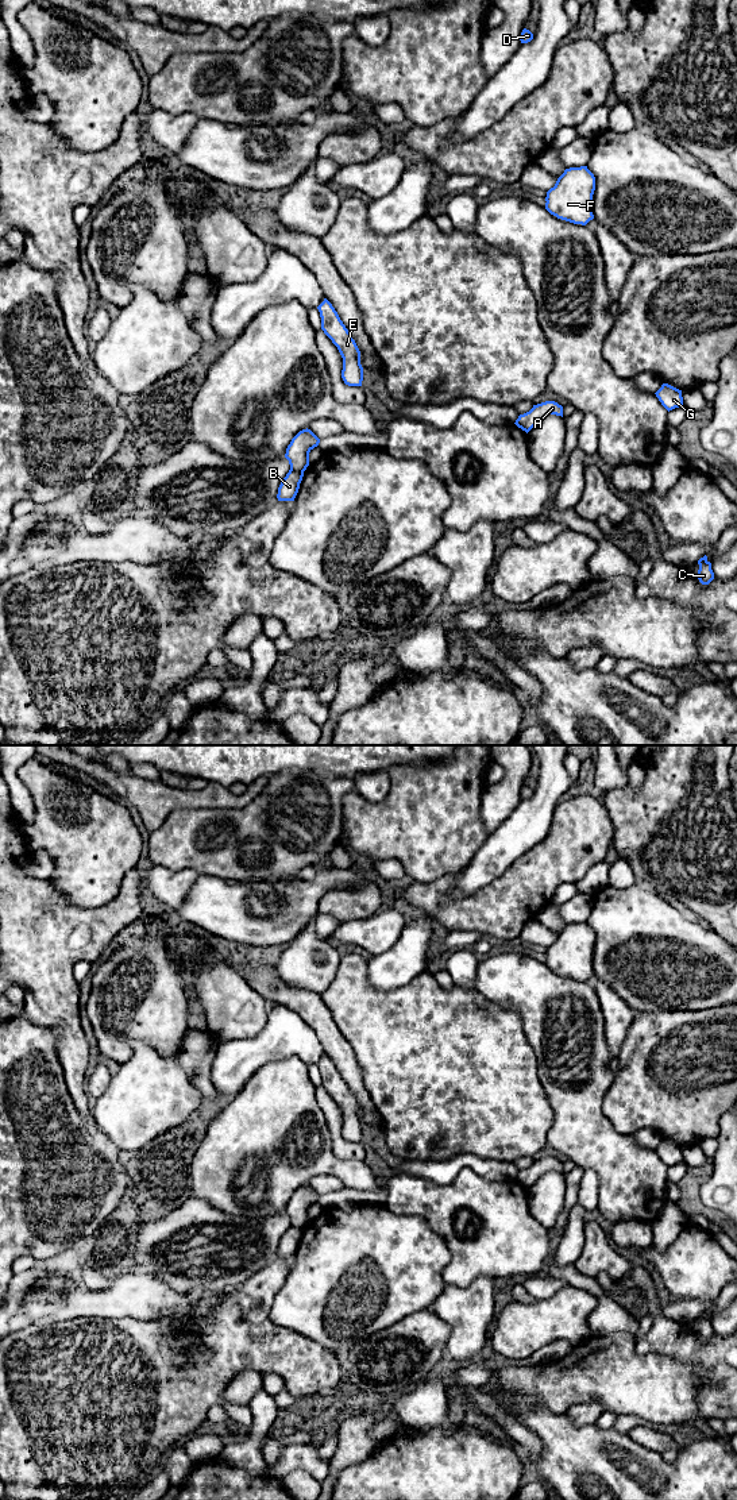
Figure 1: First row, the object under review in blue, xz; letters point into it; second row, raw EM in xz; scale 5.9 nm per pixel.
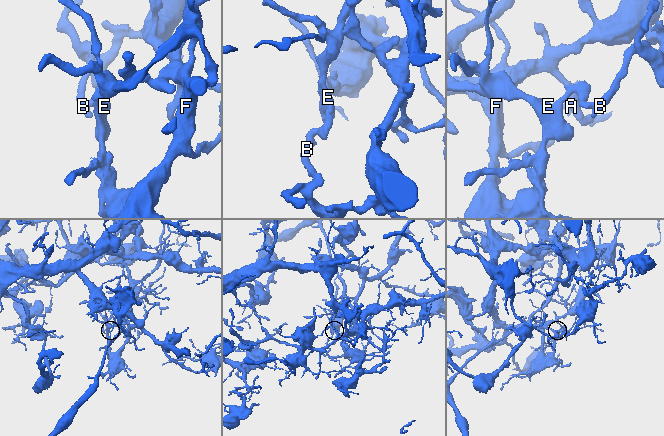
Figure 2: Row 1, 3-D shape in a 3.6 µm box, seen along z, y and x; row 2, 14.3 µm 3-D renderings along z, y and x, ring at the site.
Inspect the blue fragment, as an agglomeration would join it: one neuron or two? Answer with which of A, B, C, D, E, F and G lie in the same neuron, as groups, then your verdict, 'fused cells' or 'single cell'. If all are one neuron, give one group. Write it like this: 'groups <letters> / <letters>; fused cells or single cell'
groups A B C F G / D E; fused cells

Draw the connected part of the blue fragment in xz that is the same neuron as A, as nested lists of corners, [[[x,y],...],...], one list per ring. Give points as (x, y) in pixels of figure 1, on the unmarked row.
[[[545,1157],[533,1161],[529,1168],[520,1171],[514,1180],[528,1189],[533,1183],[536,1183],[544,1173],[549,1171],[563,1173],[563,1162],[555,1157]]]

